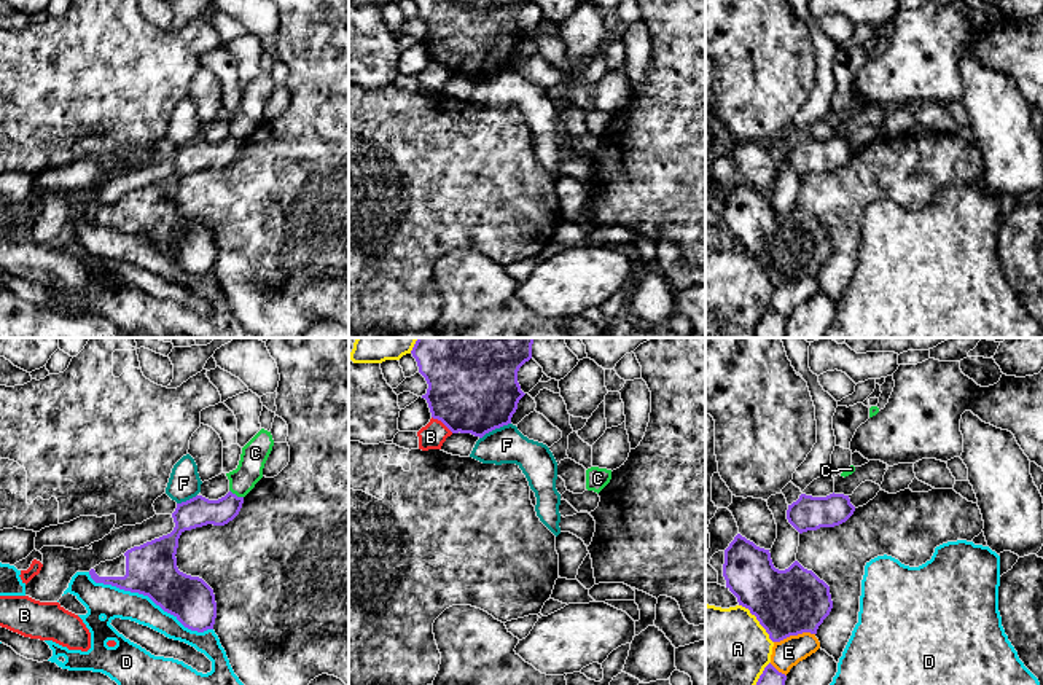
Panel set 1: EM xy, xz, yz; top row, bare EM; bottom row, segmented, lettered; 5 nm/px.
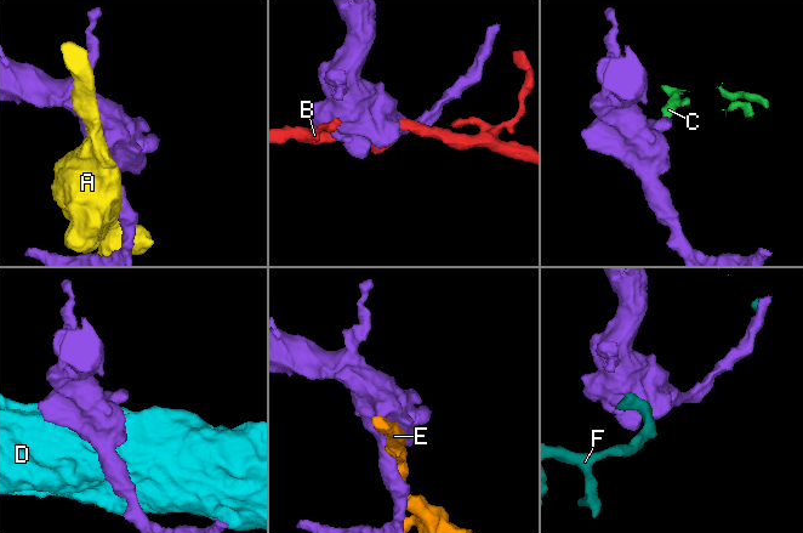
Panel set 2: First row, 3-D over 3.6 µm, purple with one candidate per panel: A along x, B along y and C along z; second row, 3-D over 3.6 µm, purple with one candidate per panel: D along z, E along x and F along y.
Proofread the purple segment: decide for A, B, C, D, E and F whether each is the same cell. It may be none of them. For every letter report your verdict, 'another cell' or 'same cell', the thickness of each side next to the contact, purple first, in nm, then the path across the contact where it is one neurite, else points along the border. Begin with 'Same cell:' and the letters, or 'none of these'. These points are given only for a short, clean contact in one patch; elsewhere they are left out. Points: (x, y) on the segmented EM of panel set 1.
Same cell: none of these
A: another cell; calibres 340 and 380 nm
B: another cell; calibres 460 and 130 nm
C: another cell; calibres 150 and 140 nm; border xy (230, 489), (242, 497)
D: another cell; calibres 260 and 170 nm
E: another cell; calibres 340 and 140 nm
F: another cell; calibres 460 and 190 nm

